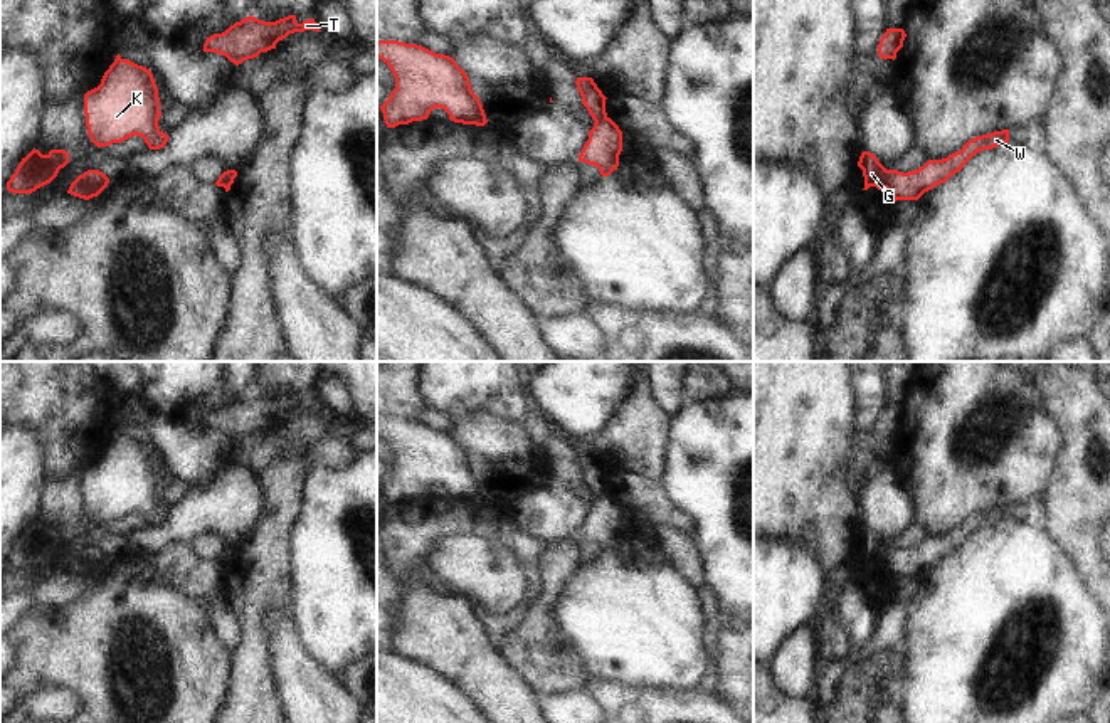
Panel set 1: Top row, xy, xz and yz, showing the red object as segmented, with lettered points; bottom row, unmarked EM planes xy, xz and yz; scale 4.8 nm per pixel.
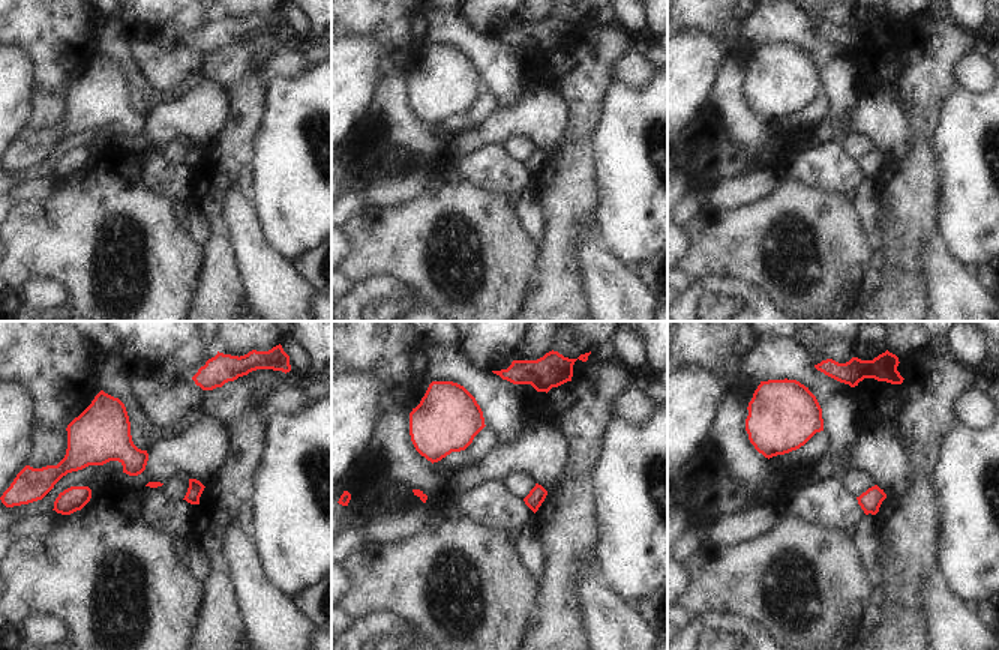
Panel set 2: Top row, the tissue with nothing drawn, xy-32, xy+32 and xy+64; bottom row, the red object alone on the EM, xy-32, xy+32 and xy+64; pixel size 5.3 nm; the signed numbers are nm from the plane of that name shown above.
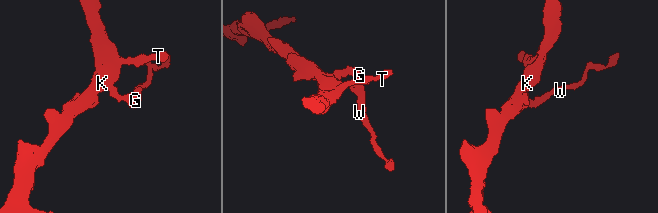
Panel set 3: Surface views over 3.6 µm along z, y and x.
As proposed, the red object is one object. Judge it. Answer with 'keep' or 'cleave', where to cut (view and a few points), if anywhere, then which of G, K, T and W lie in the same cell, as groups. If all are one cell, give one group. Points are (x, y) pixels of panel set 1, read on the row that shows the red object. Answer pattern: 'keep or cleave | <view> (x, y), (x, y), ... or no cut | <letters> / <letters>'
cleave | yz (888, 170), (885, 187) | G K T / W

